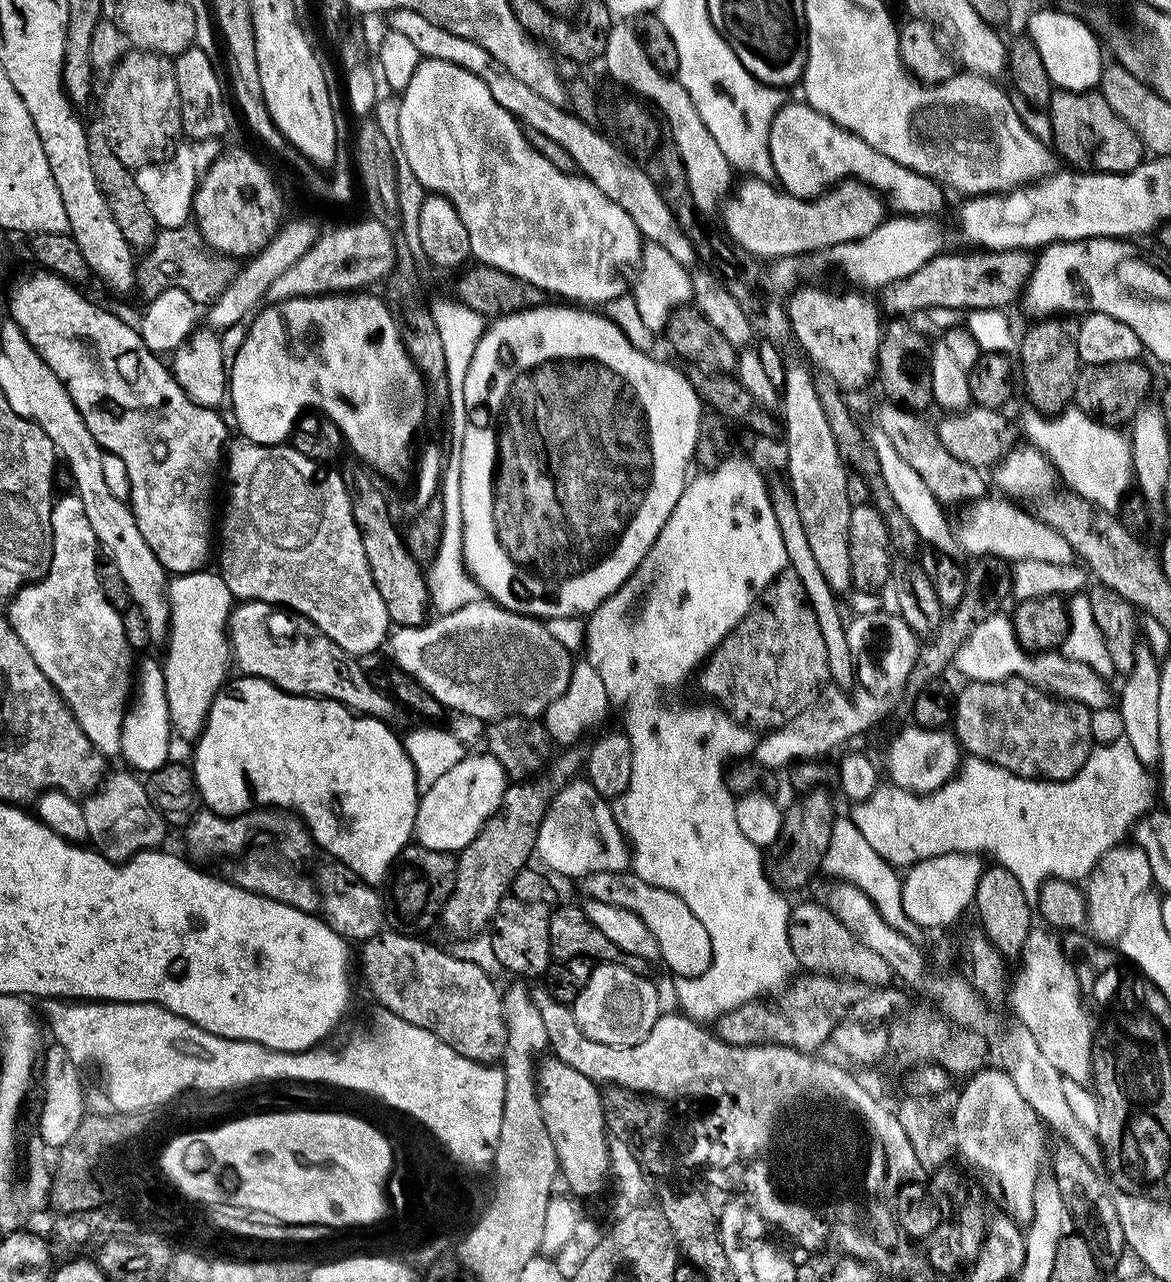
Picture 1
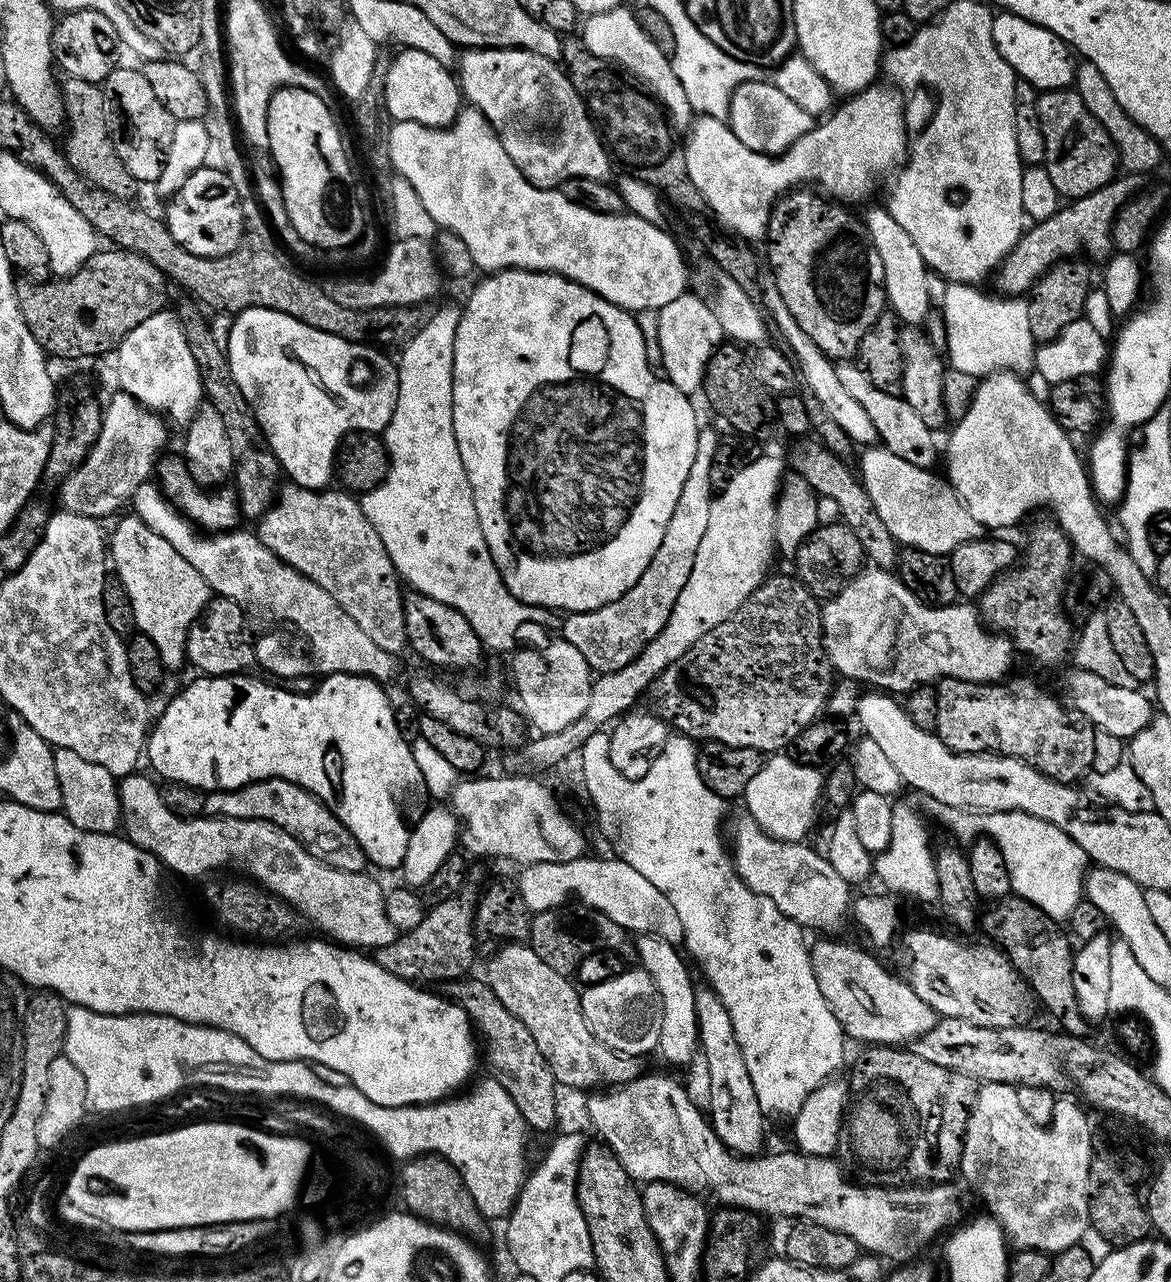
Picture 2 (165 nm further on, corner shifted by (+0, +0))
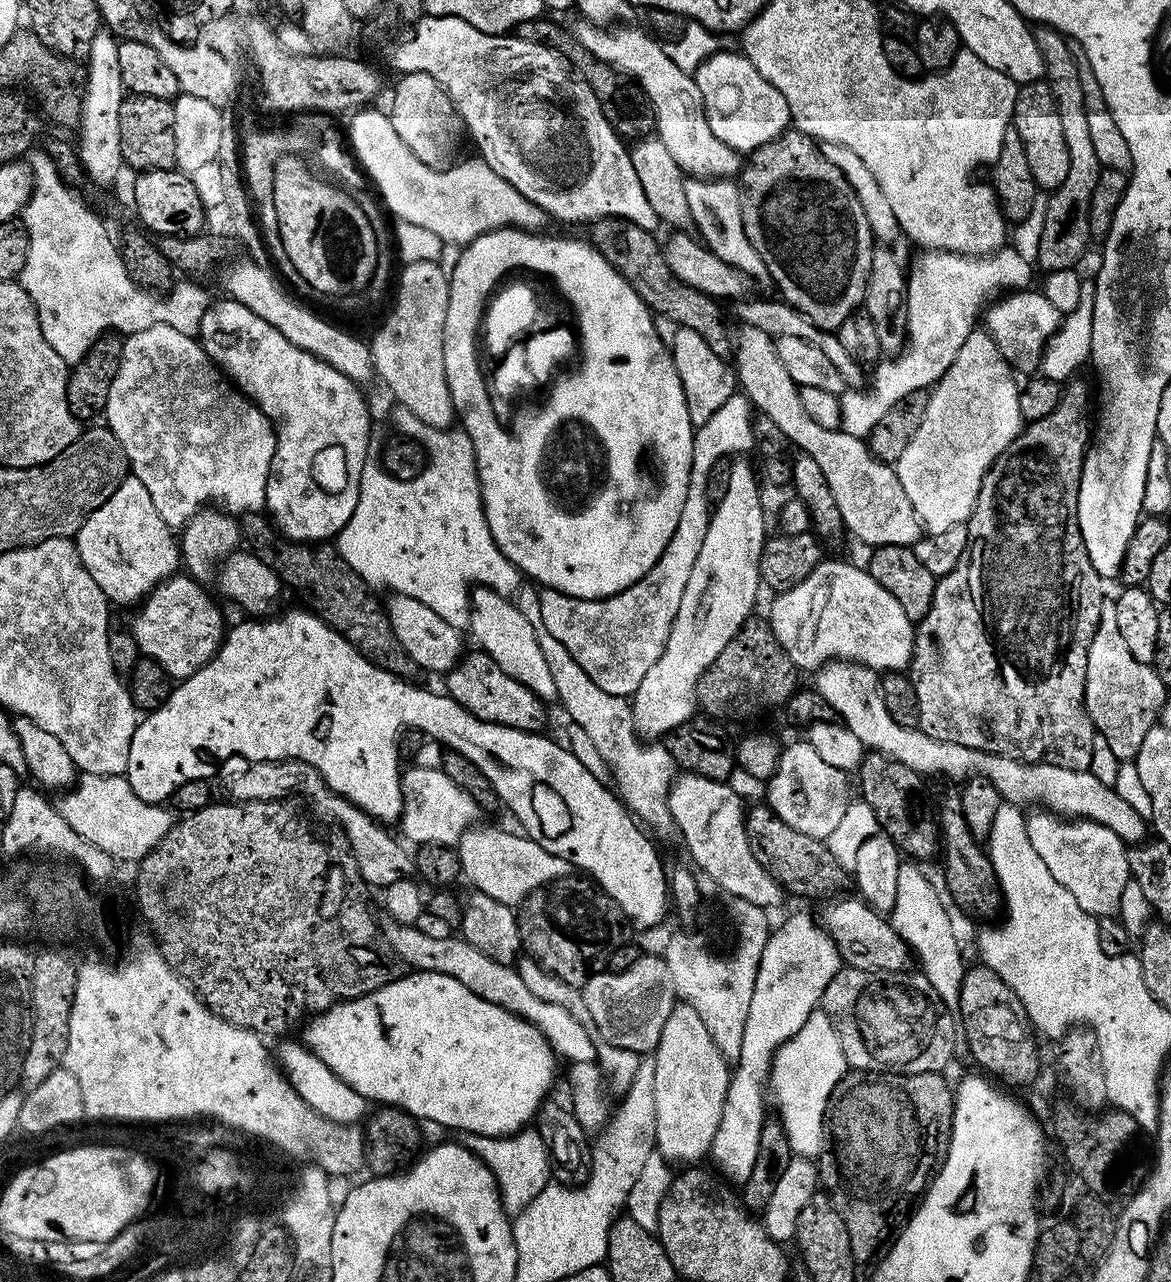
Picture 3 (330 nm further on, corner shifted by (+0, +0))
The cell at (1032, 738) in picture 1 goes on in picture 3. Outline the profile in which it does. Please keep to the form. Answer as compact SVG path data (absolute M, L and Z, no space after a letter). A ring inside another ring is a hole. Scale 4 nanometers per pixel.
M1069 379L1061 393L1058 406L1046 418L1031 421L1008 449L1004 462L997 462L989 467L976 499L976 510L966 524L966 531L971 540L964 550L963 561L953 572L937 579L930 610L916 628L916 648L912 651L910 675L914 694L918 694L919 729L930 738L942 742L954 742L970 750L982 750L1022 760L1026 764L1049 764L1075 772L1087 772L1091 766L1094 736L1097 731L1092 727L1092 720L1084 705L1086 658L1100 621L1100 611L1106 593L1102 577L1094 570L1090 554L1086 554L1086 546L1082 542L1078 526L1077 506L1081 470L1084 468L1084 458L1092 440L1092 417L1090 418L1088 408L1090 392L1087 384L1080 379Z

